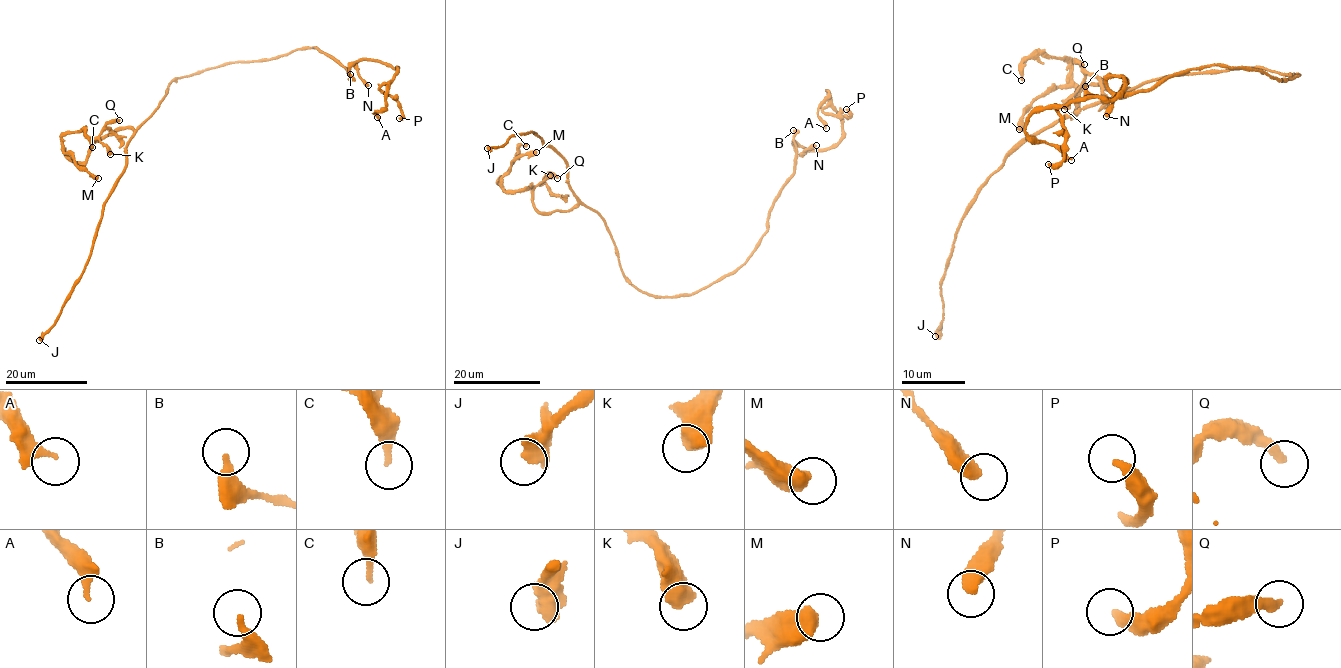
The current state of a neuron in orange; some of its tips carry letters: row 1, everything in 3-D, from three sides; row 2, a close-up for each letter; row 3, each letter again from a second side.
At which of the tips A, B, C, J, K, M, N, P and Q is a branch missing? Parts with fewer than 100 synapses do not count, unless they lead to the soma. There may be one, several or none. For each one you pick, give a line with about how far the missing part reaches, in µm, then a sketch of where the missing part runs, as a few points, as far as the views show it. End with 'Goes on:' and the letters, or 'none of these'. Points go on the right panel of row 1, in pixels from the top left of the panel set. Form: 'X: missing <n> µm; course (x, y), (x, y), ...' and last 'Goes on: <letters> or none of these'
Goes on: none of these

